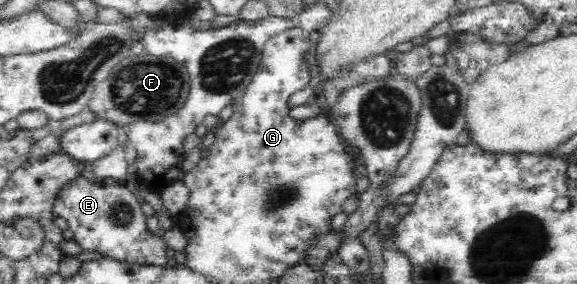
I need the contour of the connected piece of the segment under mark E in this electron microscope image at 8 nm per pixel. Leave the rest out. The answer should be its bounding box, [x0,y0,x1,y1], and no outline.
[48,177,172,266]

